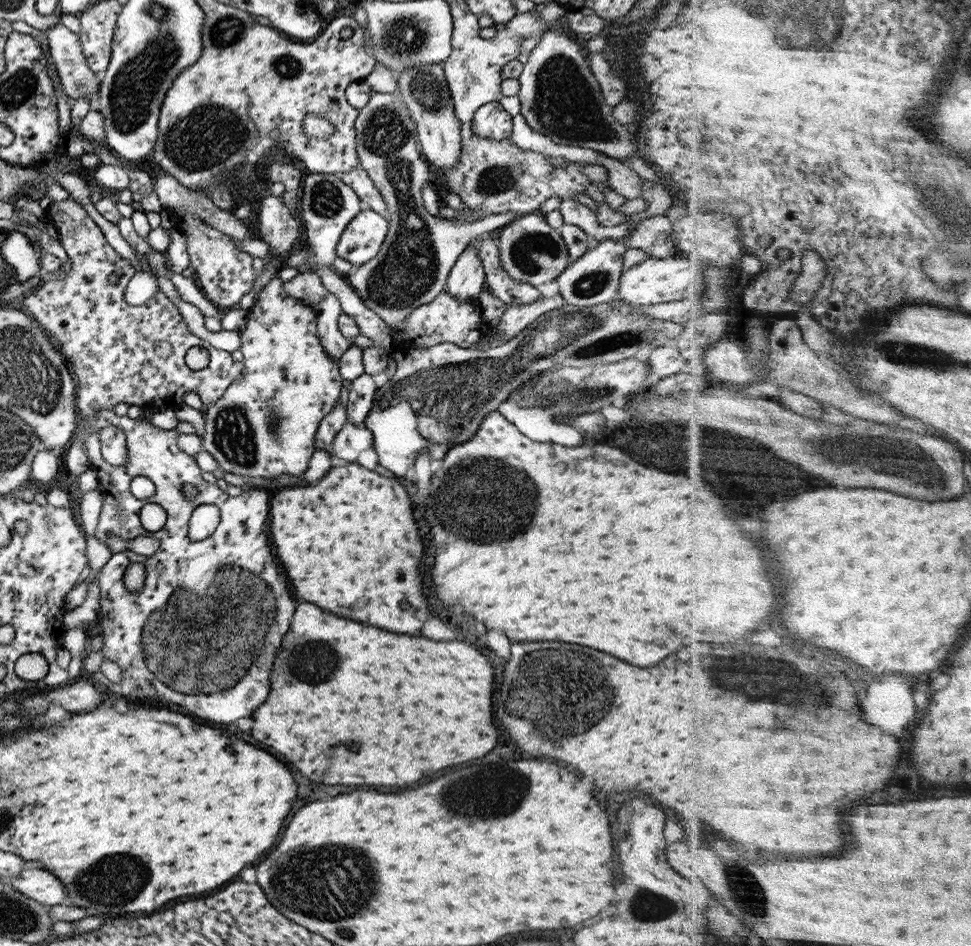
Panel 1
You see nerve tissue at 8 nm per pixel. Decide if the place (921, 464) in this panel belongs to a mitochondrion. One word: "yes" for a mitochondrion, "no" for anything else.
yes

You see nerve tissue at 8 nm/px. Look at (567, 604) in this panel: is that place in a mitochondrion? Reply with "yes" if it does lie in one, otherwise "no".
no

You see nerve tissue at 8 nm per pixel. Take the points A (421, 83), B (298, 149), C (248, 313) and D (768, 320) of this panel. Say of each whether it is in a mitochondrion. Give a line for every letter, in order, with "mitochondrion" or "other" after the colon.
A: mitochondrion
B: other
C: other
D: other

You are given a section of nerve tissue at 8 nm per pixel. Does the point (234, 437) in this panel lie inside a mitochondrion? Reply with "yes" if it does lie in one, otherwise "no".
yes

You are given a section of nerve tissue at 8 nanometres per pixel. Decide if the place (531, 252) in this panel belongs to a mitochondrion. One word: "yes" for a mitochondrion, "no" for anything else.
yes

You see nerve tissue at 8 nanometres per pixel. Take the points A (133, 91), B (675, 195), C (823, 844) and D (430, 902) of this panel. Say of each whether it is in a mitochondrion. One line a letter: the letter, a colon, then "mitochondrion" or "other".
A: mitochondrion
B: other
C: other
D: other

